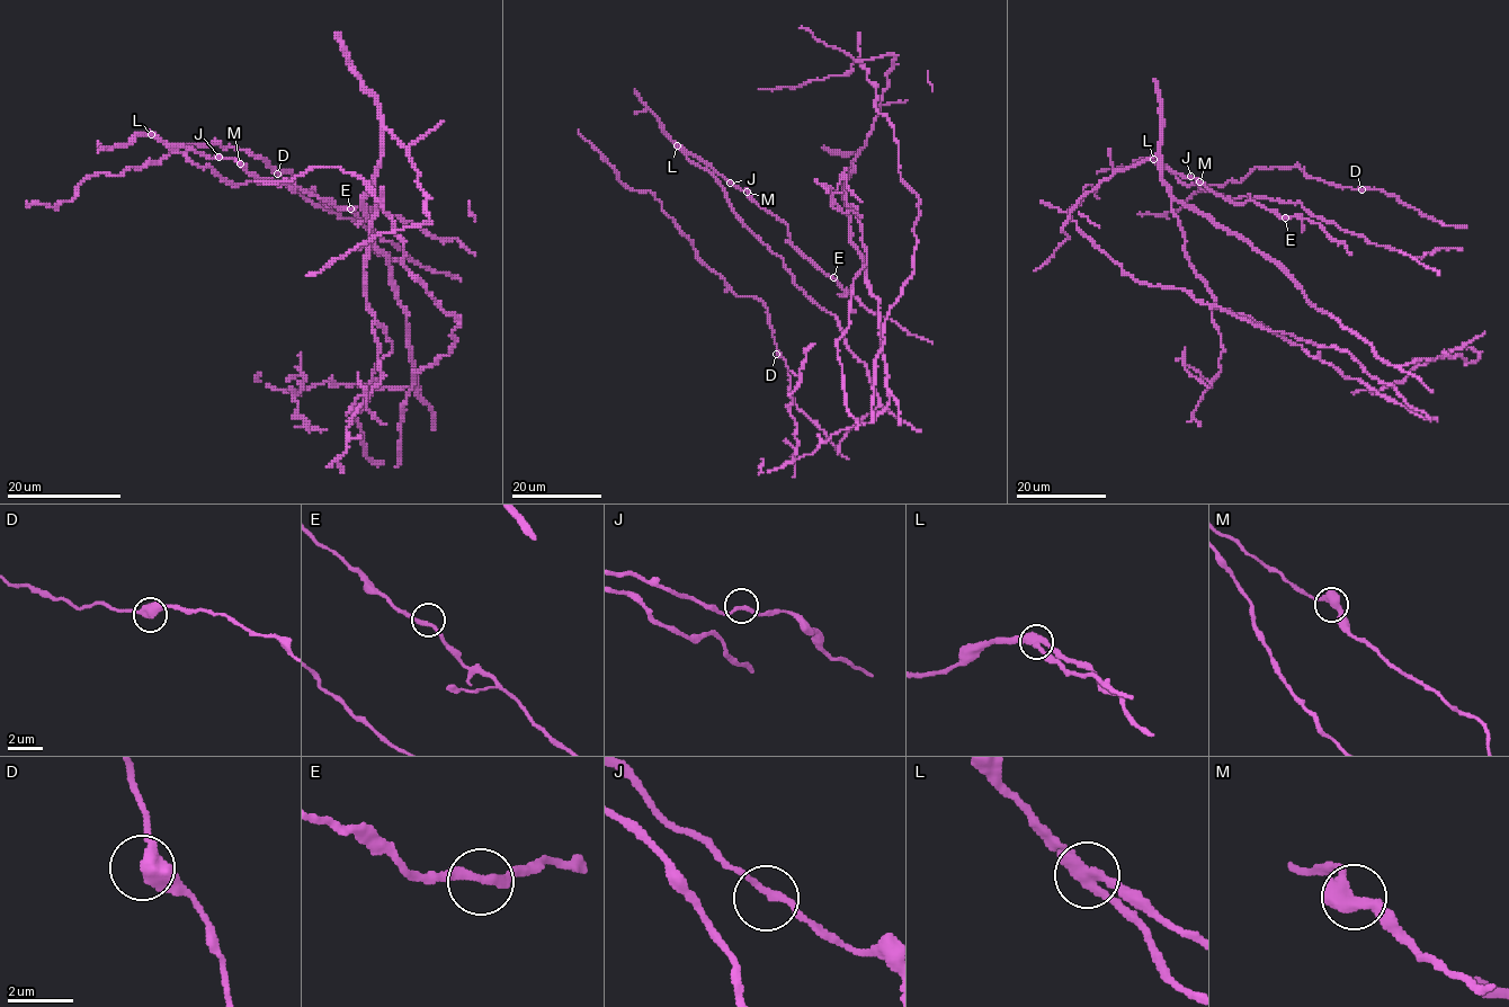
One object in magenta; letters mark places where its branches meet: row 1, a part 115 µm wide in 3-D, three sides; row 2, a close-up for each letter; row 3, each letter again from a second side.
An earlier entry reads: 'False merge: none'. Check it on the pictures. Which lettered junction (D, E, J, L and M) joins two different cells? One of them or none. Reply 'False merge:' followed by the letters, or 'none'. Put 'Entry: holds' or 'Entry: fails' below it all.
False merge: L
Entry: fails

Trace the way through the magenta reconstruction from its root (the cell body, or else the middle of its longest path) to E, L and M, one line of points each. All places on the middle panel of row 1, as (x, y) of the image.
E: (730, 181), (783, 220), (788, 226), (791, 242), (833, 277)
L: (730, 181), (677, 144)
M: (730, 181), (747, 192)

